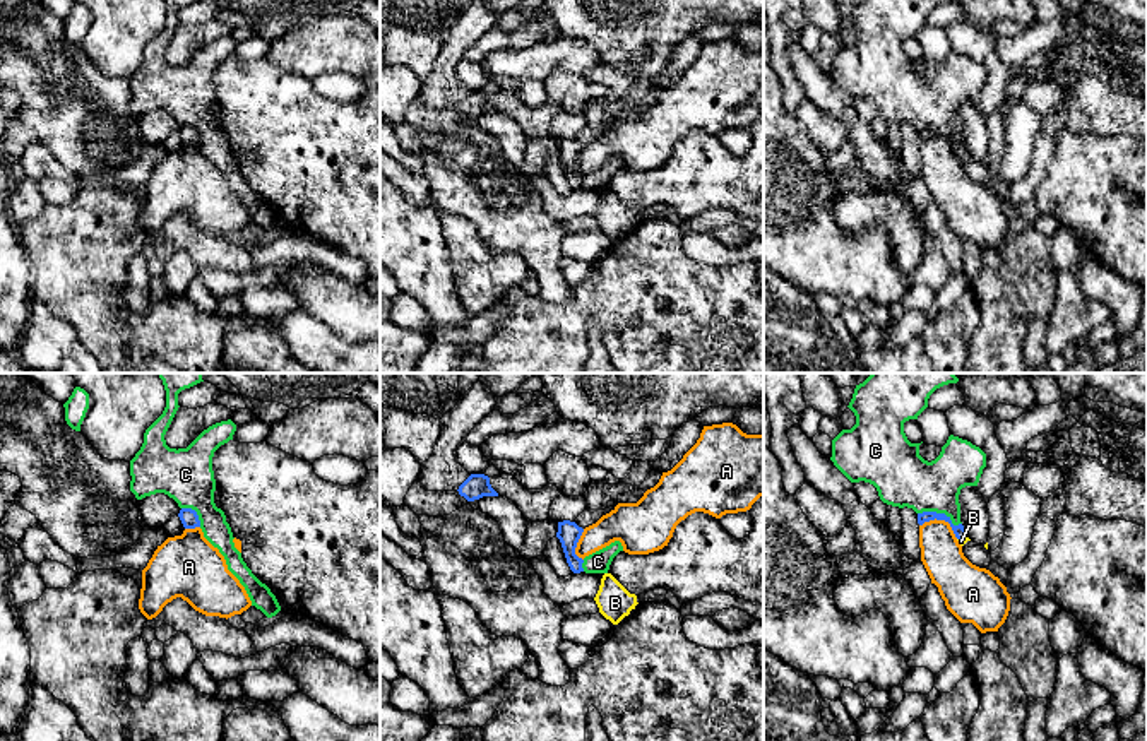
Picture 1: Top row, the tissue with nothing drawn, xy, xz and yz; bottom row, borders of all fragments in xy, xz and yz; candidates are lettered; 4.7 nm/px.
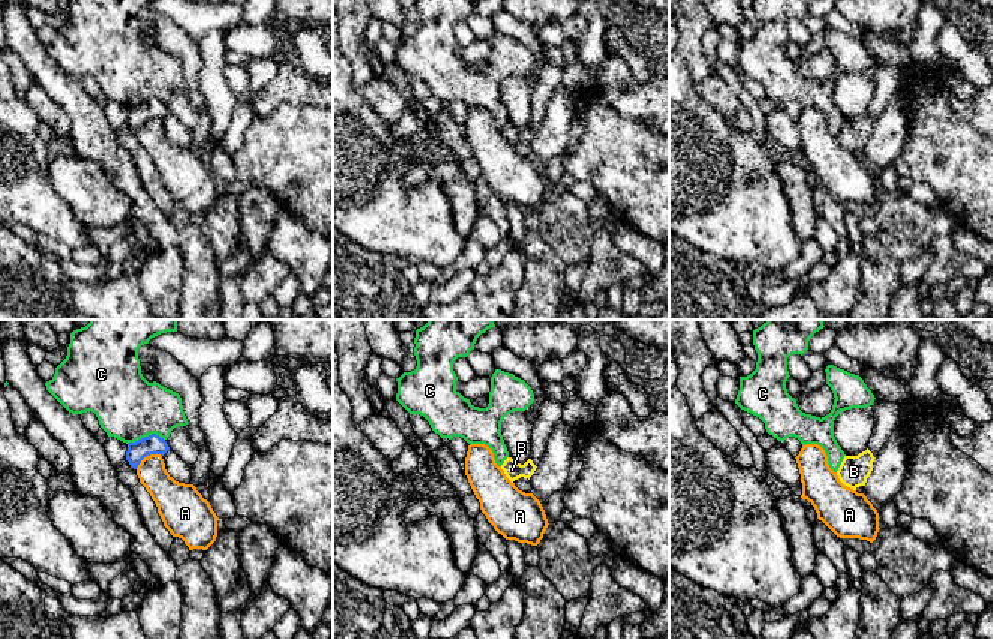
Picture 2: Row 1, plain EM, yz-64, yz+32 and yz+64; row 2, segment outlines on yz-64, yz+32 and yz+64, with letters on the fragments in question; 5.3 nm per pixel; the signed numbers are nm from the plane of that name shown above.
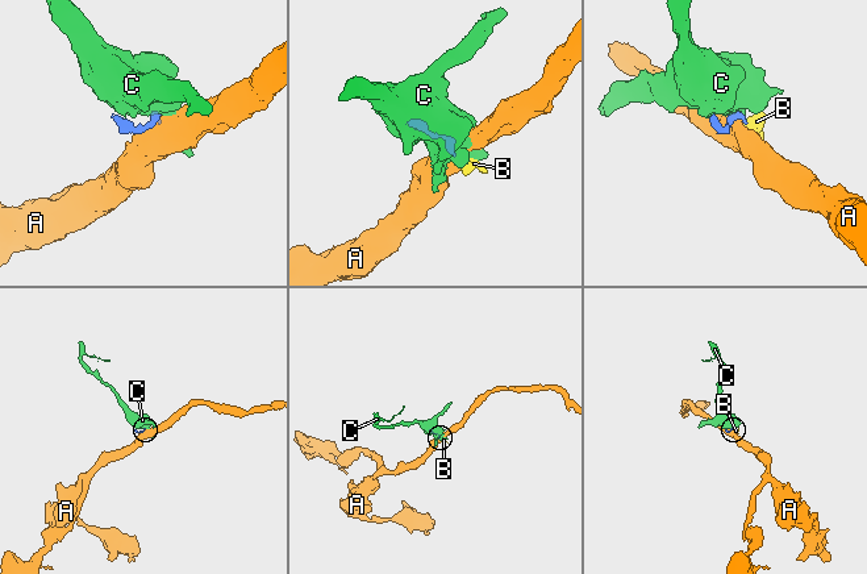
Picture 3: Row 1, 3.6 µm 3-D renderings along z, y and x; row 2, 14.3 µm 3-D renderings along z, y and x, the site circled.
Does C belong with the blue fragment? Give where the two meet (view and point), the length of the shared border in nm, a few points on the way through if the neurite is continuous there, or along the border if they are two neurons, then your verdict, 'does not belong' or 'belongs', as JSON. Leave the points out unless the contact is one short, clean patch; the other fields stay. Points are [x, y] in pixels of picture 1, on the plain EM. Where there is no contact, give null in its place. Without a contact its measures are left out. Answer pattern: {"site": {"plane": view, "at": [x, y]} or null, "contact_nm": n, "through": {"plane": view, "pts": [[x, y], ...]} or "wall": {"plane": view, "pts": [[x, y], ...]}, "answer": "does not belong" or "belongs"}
{"site": {"plane": "yz", "at": [940, 130]}, "contact_nm": 220, "wall": {"plane": "yz", "pts": [[918, 129], [942, 129], [954, 141], [961, 141]]}, "answer": "does not belong"}

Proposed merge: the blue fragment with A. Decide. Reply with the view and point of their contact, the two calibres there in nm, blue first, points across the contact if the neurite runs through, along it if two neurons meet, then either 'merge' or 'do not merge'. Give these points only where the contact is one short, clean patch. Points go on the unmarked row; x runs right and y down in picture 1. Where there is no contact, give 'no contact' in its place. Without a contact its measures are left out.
meets blue in yz at (942, 136); 60 nm thick on the blue side, 190 nm on the other; border along yz (920, 141), (930, 136), (944, 136), (957, 154); do not merge

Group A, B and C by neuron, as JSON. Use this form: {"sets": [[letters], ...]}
{"sets": [["A"], ["B"], ["C"]]}

